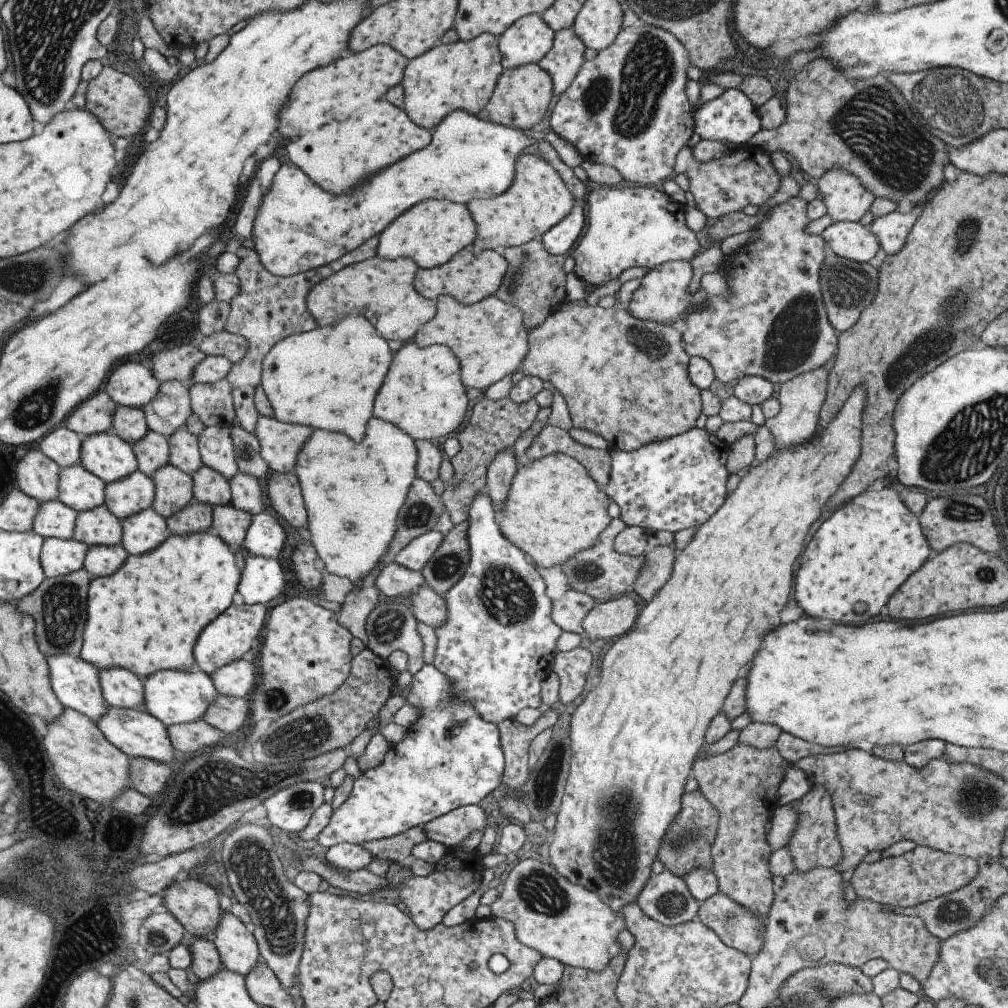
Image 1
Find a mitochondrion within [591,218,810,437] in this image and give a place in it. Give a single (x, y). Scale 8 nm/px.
(654, 347)

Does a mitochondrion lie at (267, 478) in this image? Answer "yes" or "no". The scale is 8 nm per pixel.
no

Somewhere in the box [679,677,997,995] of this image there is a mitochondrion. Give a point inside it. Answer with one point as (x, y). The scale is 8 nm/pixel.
(951, 912)

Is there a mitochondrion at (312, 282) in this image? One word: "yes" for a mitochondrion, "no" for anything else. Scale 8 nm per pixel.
no

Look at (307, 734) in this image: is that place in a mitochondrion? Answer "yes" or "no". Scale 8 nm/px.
yes

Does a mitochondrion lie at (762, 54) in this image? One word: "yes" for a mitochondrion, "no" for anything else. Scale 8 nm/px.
no

